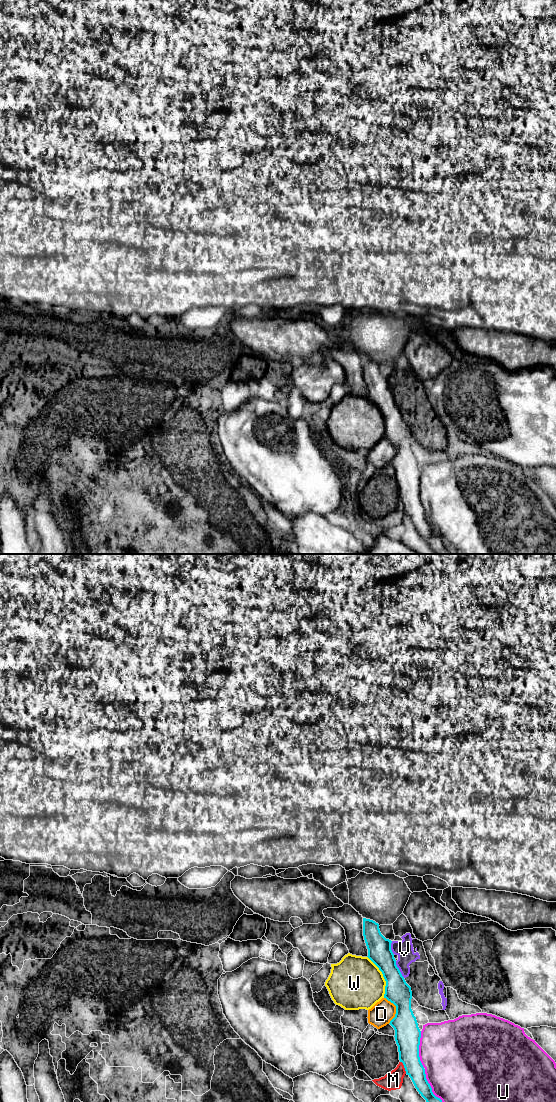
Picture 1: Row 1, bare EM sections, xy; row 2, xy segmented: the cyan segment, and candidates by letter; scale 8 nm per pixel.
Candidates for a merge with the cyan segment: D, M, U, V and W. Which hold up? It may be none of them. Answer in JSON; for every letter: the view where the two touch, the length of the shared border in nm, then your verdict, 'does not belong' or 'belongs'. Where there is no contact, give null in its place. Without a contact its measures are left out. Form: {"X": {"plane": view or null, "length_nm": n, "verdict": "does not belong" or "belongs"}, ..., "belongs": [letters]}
{"D": {"plane": "xy", "length_nm": 220, "verdict": "does not belong"}, "M": {"plane": "xy", "length_nm": 120, "verdict": "does not belong"}, "U": {"plane": "xy", "length_nm": 300, "verdict": "does not belong"}, "V": {"plane": "xy", "length_nm": 150, "verdict": "does not belong"}, "W": {"plane": "xy", "length_nm": 360, "verdict": "does not belong"}, "belongs": []}

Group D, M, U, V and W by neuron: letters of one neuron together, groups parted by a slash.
D W / M / U / V

